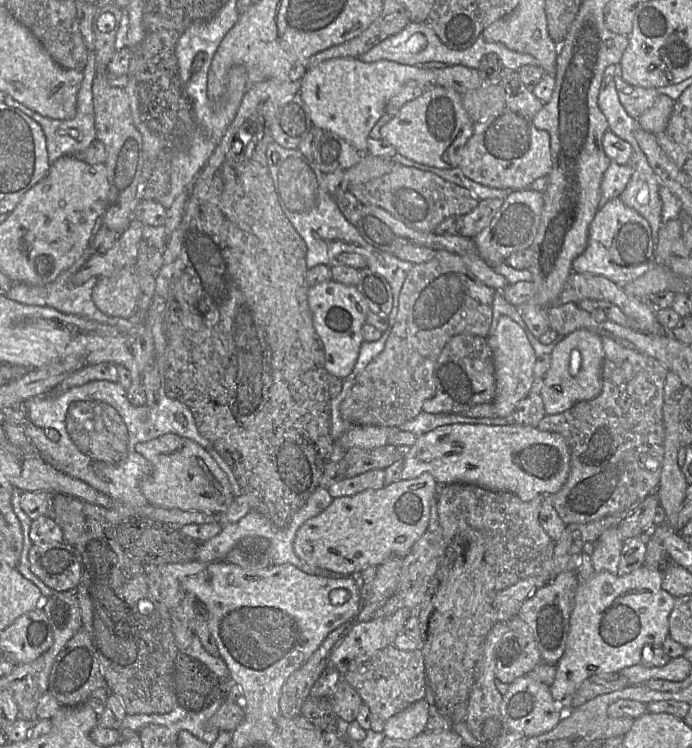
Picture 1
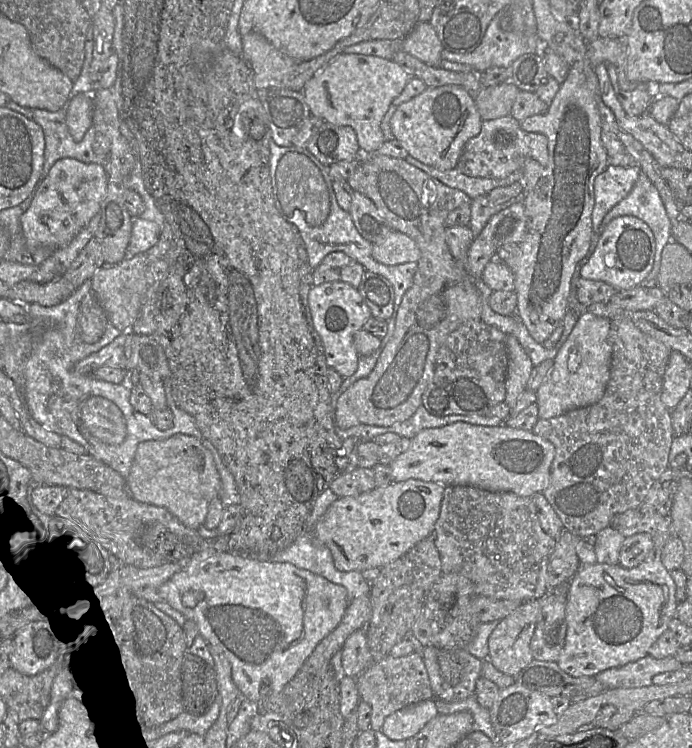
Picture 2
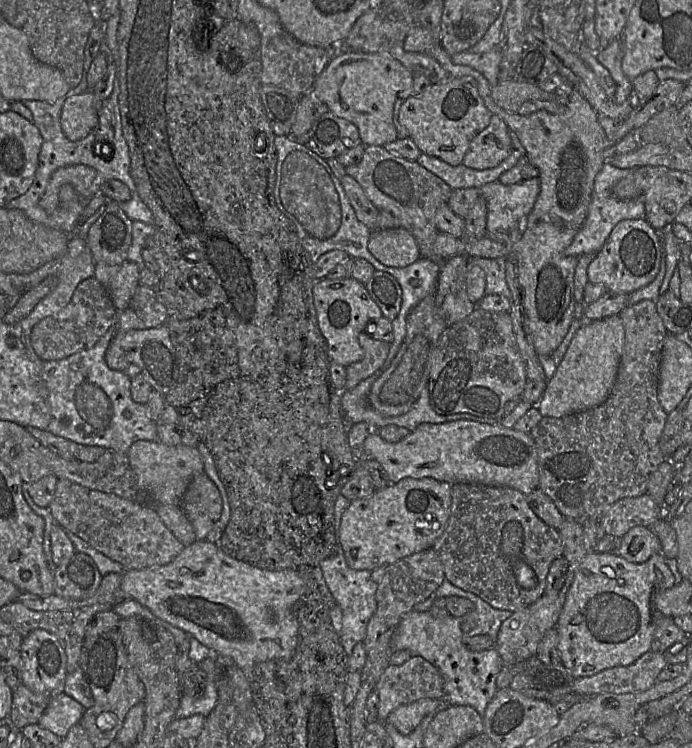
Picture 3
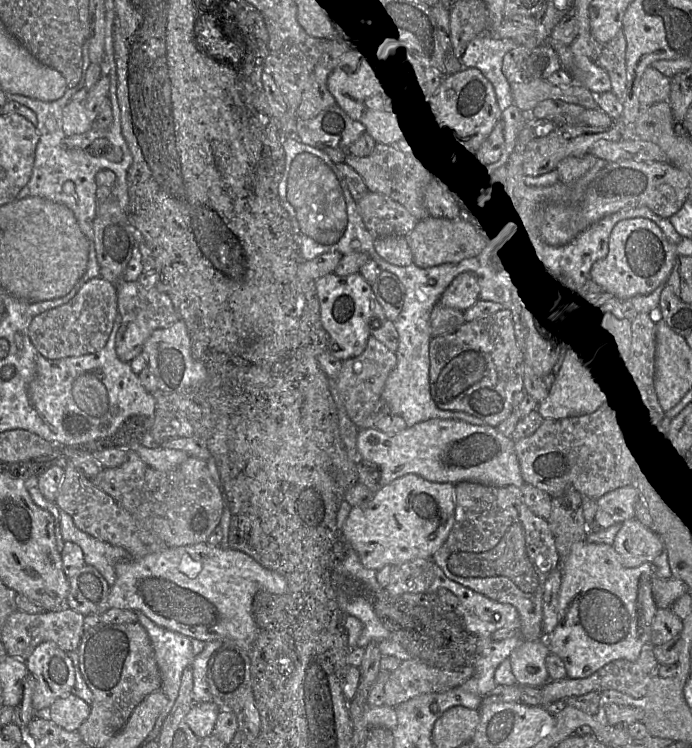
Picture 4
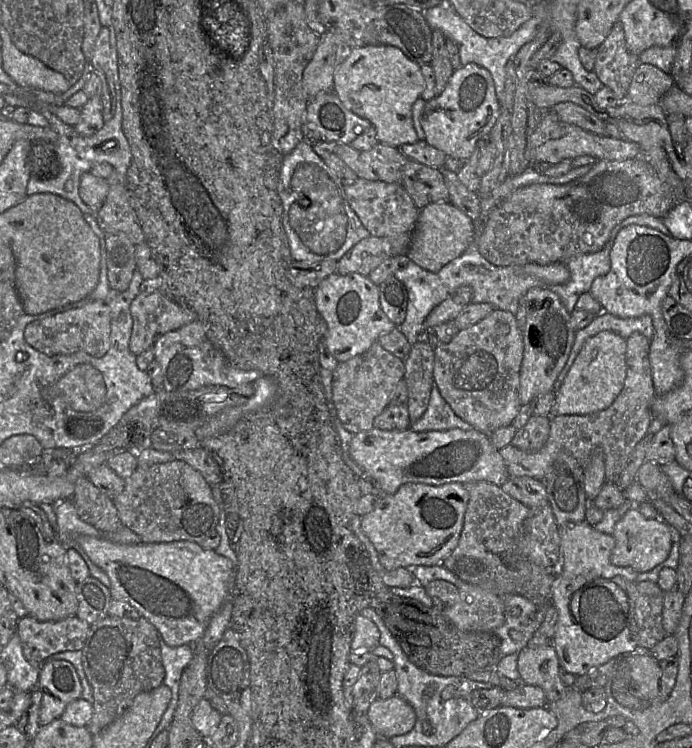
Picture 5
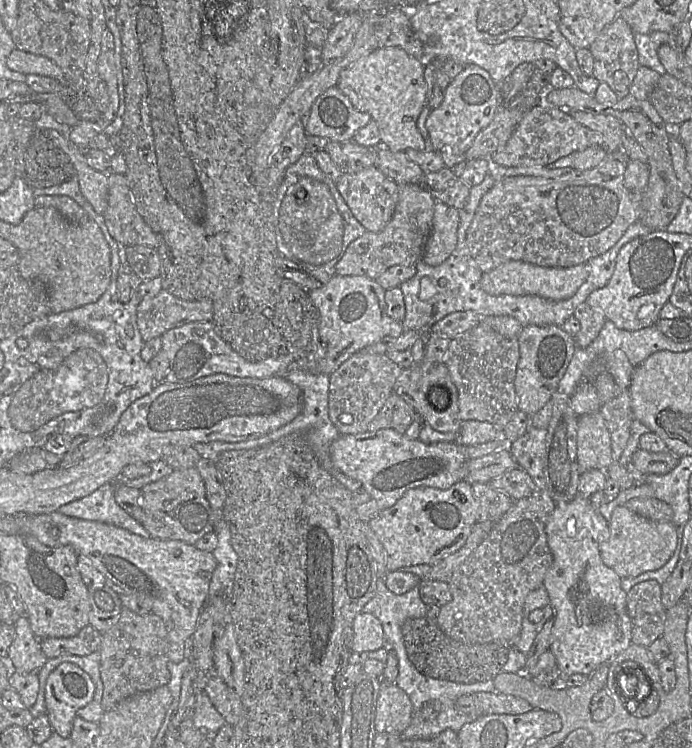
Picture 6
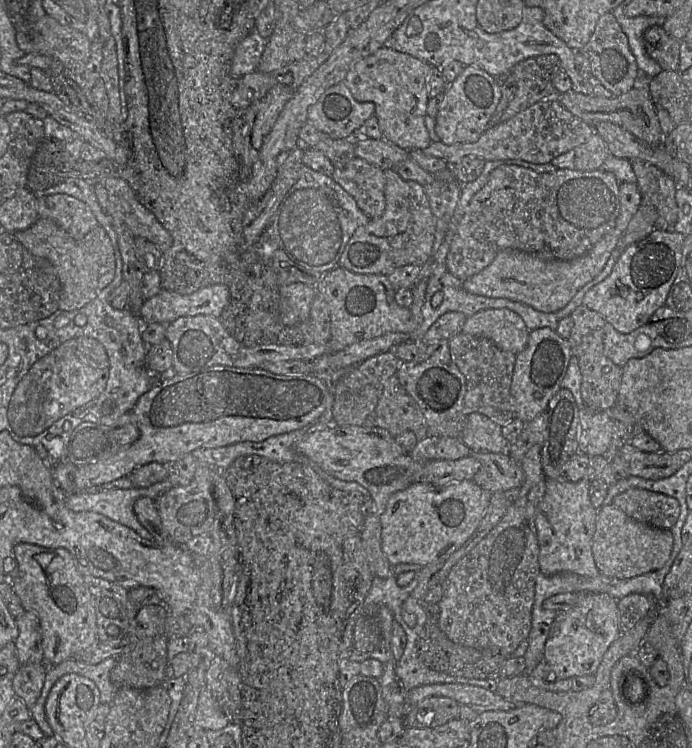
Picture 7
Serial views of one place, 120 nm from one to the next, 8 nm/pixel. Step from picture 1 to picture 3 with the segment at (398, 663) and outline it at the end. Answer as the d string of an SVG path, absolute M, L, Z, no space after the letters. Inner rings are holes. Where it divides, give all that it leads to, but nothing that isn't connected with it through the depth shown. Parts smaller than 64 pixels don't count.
M411 656L401 665L388 665L380 676L375 690L379 695L378 721L388 722L389 714L401 705L424 698L443 699L443 680L432 664L420 656Z

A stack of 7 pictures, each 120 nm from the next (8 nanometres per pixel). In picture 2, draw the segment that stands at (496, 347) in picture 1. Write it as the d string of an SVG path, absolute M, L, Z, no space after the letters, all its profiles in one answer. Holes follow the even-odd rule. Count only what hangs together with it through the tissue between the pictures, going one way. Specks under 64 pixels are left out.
M514 335L506 336L508 365L505 380L506 403L510 409L516 406L520 396L527 389L534 365L532 360Z

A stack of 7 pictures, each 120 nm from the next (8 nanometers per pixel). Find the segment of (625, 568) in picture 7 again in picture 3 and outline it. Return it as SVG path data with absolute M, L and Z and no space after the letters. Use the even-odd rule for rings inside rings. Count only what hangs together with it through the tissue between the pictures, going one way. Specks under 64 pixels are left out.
M635 526L631 528L621 539L617 553L631 563L642 564L652 555L662 552L661 542L650 527Z

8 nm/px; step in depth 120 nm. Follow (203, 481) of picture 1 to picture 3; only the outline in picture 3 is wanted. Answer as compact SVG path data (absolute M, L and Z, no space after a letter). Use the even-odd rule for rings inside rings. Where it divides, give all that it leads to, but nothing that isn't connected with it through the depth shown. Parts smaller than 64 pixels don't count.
M140 440L131 445L127 455L139 490L150 497L150 505L146 506L156 511L165 526L185 547L191 545L196 541L196 535L181 507L181 501L191 479L204 471L204 461L197 447Z

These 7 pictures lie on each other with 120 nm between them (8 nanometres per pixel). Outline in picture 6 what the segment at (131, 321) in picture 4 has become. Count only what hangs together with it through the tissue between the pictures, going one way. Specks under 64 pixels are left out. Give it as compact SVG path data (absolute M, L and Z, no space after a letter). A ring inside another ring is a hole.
M165 290L152 298L143 298L137 307L137 325L144 342L190 322L211 321L210 299L181 300Z

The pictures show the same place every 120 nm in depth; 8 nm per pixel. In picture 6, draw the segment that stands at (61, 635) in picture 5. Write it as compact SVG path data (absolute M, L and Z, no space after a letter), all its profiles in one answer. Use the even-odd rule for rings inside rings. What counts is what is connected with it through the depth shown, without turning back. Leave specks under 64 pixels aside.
M90 624L72 637L45 638L39 640L41 649L48 659L62 655L87 656L99 651L102 635Z

